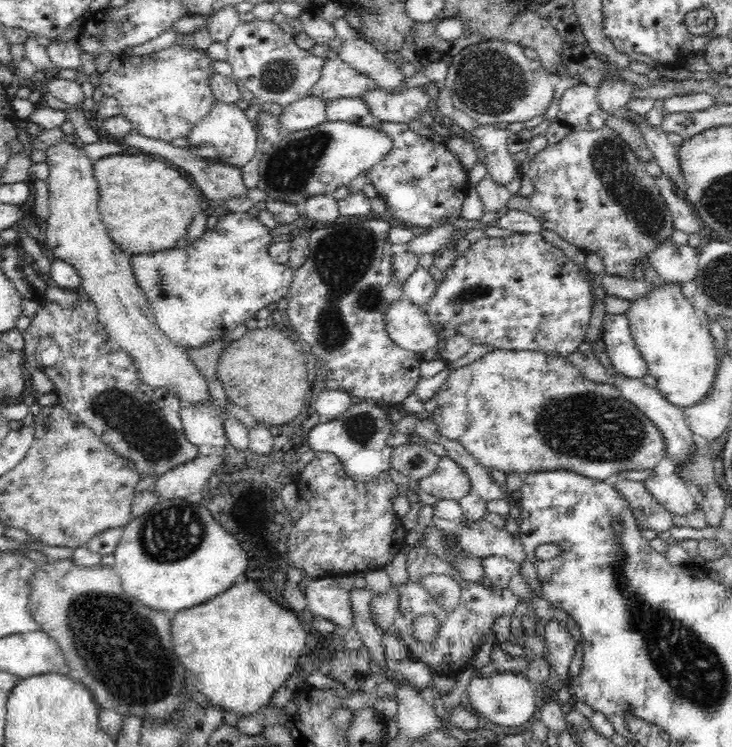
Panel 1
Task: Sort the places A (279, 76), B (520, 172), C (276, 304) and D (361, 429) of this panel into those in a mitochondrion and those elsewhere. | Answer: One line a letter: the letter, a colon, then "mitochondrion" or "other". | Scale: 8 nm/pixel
A: mitochondrion
B: other
C: other
D: mitochondrion

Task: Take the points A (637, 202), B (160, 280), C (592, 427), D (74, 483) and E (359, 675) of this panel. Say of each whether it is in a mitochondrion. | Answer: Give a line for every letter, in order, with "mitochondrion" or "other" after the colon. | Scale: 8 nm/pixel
A: mitochondrion
B: mitochondrion
C: mitochondrion
D: other
E: mitochondrion

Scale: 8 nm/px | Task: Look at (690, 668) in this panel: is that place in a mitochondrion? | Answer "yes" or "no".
yes

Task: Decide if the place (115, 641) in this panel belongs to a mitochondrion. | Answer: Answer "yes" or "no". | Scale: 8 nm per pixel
yes

